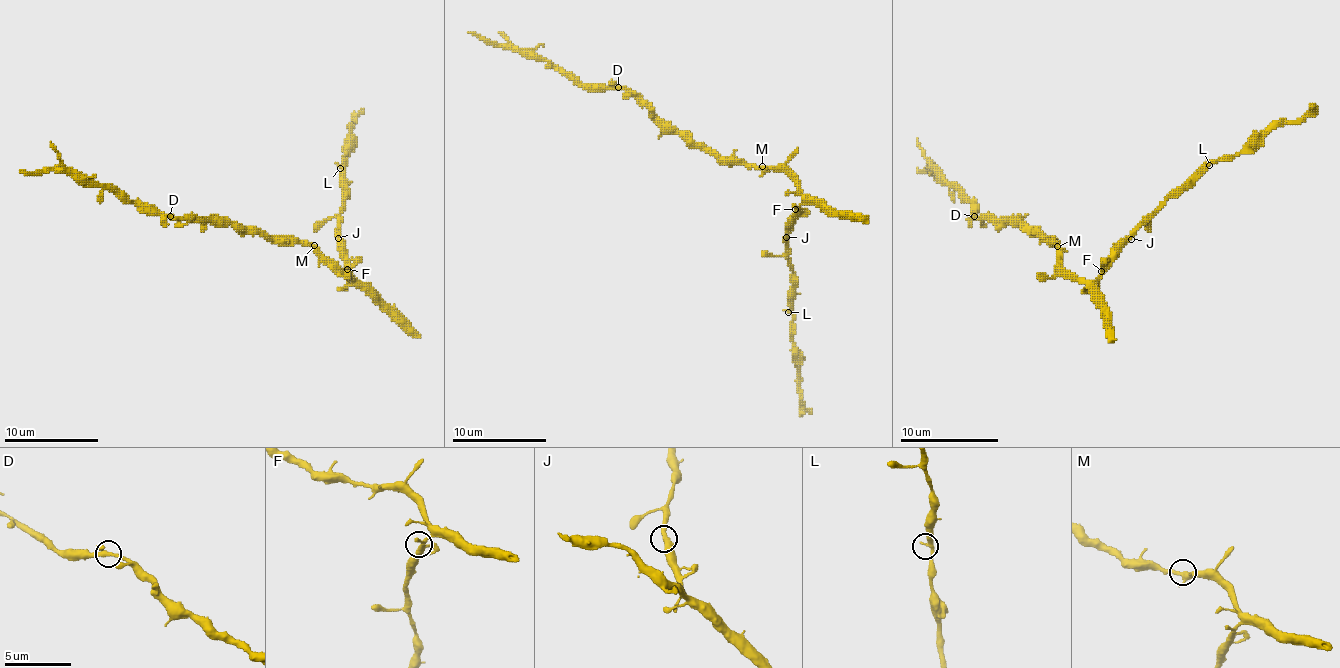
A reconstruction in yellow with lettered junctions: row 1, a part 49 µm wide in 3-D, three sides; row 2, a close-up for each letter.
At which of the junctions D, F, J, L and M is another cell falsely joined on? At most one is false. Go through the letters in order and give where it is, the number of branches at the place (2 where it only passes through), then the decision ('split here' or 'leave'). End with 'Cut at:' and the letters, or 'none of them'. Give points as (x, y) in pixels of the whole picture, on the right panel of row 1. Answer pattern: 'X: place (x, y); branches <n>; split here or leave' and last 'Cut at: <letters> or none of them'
D: place (974, 216); branches 3; leave
F: place (1101, 271); branches 3; leave
J: place (1131, 239); branches 2; leave
L: place (1209, 165); branches 2; leave
M: place (1057, 246); branches 3; leave
Cut at: none of them

